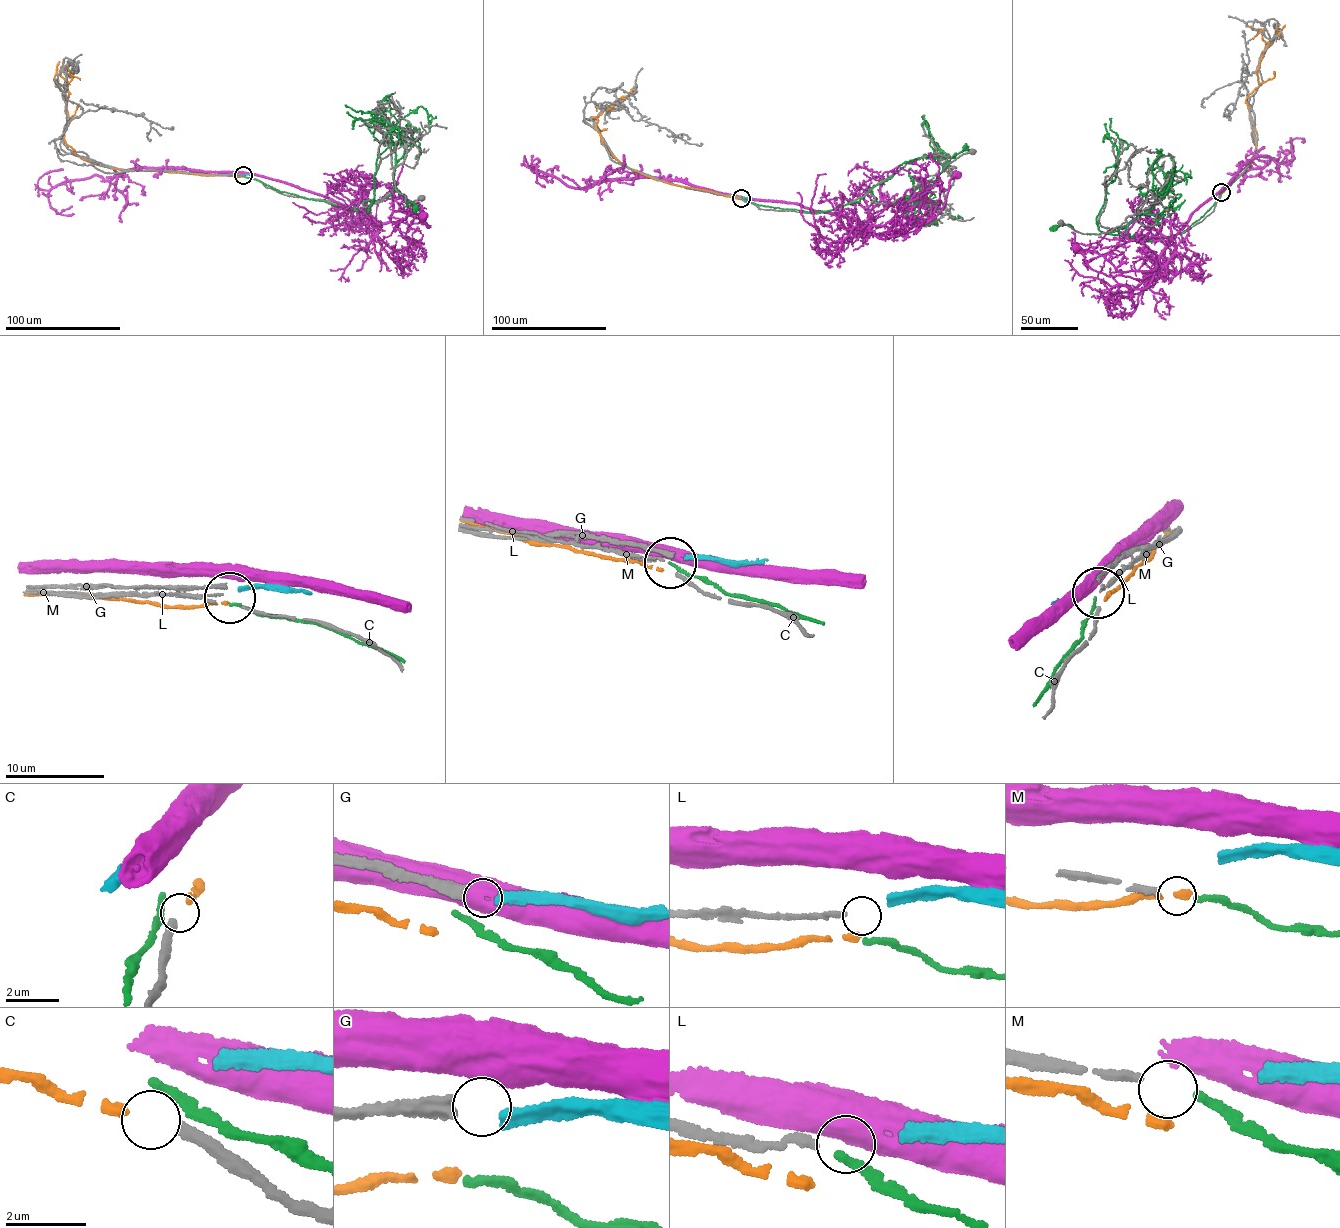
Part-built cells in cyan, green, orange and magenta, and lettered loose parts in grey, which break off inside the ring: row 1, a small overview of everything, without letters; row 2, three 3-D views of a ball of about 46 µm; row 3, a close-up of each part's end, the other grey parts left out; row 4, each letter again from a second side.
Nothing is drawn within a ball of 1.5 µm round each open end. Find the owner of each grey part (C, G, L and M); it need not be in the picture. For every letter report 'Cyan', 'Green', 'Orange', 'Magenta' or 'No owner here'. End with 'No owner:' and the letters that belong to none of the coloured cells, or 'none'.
C: Orange
G: Cyan
L: No owner here
M: Green
No owner: L

